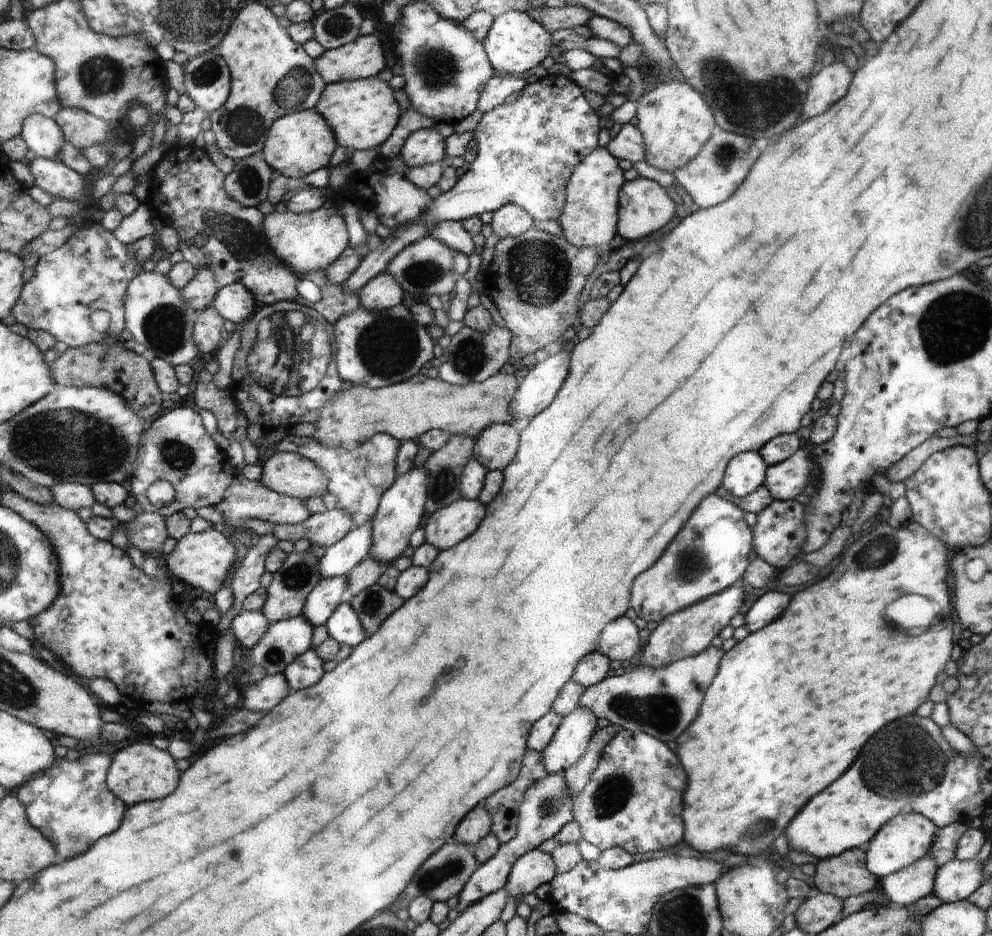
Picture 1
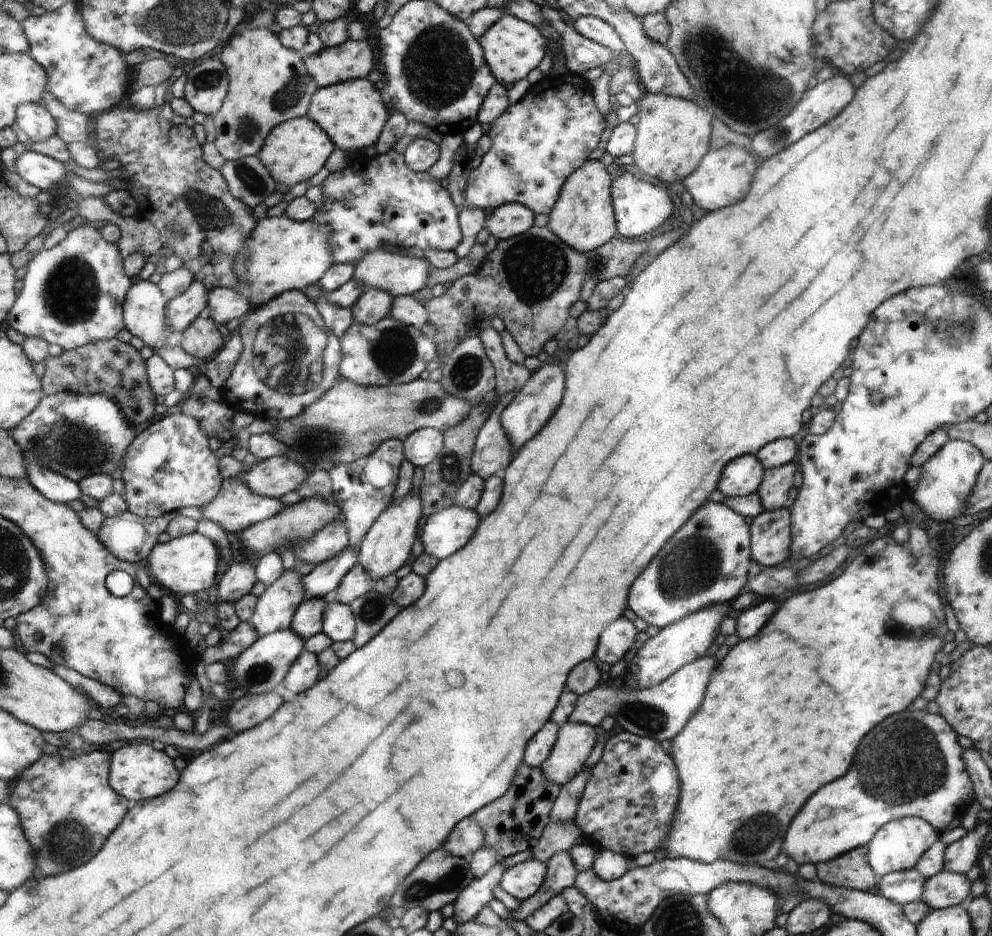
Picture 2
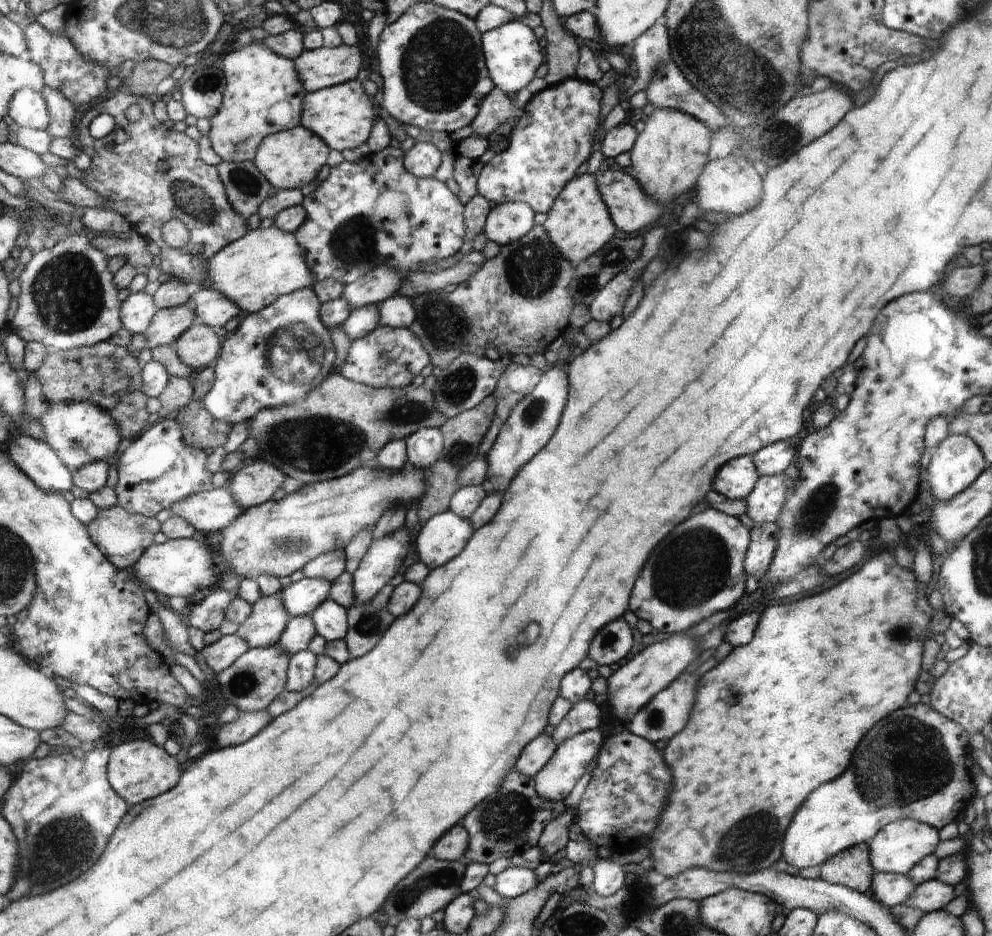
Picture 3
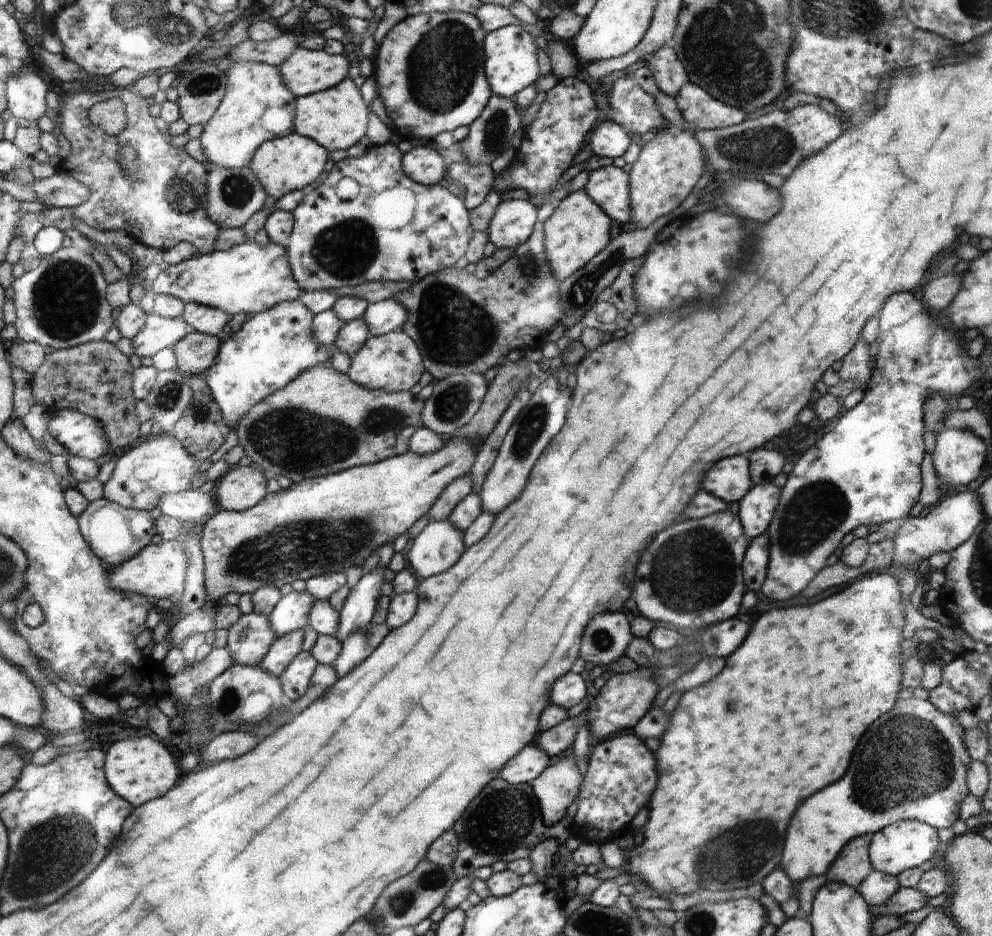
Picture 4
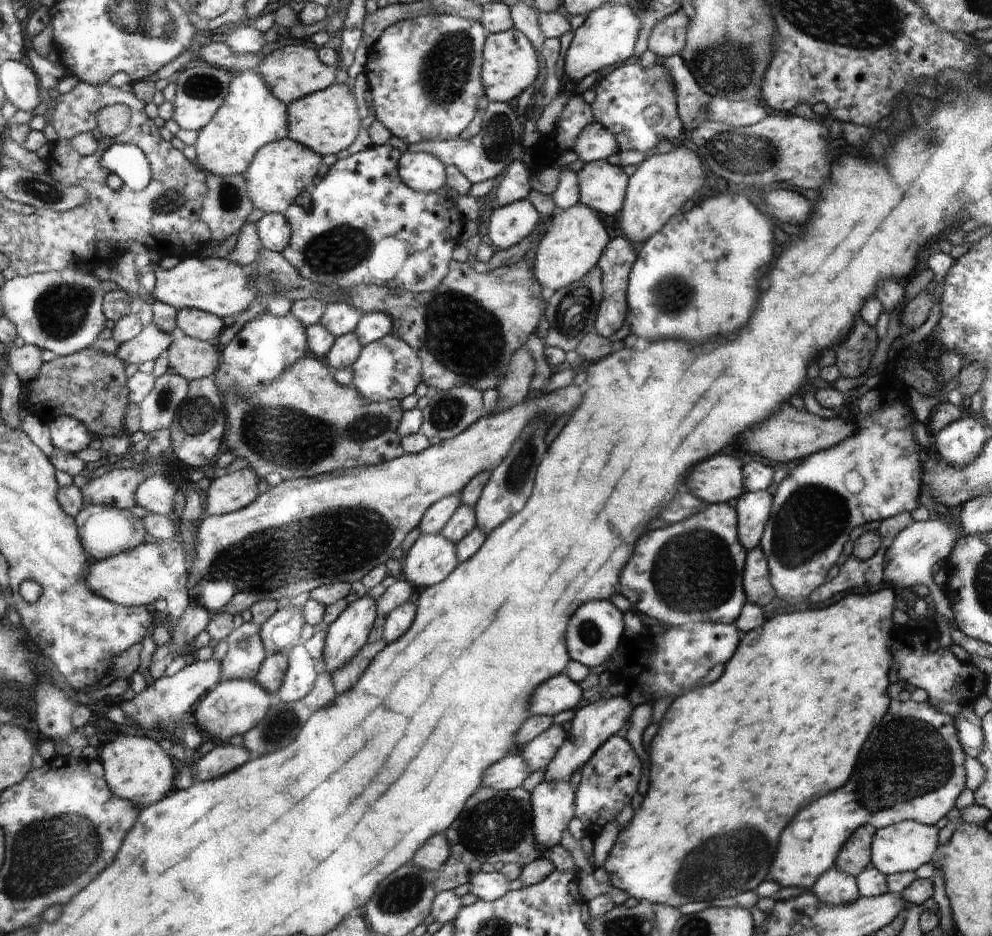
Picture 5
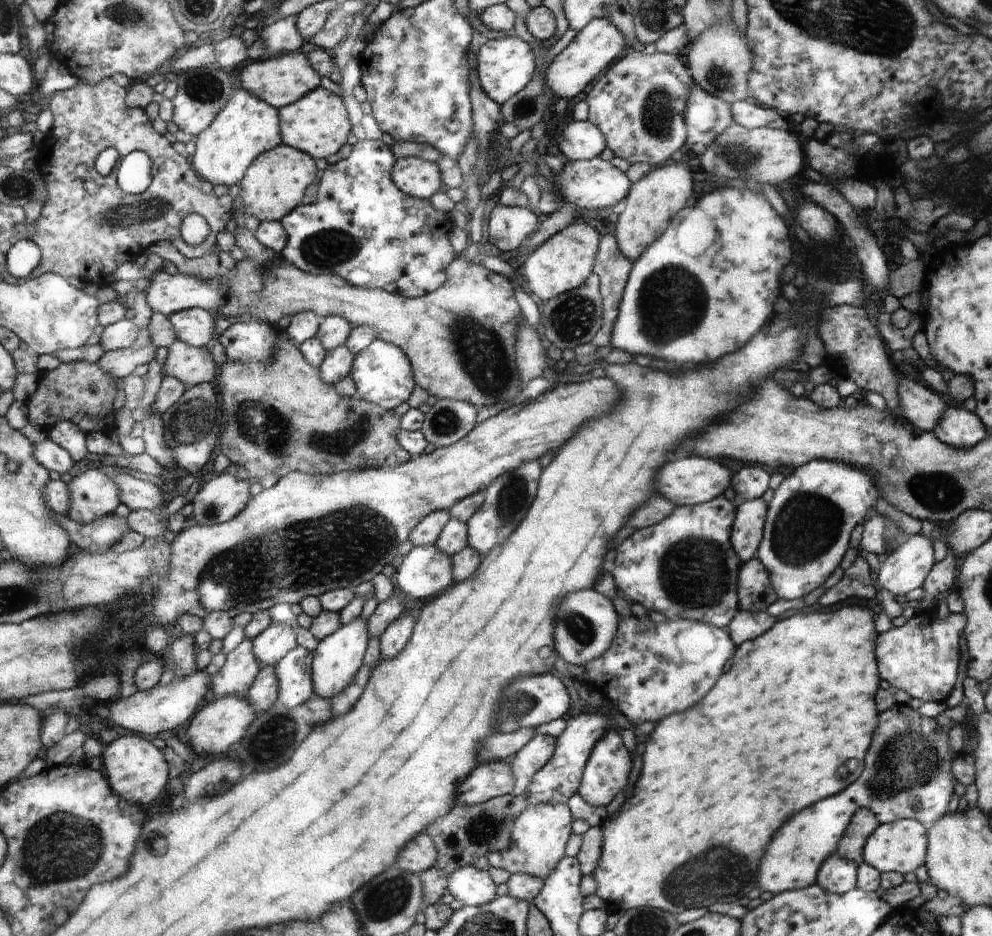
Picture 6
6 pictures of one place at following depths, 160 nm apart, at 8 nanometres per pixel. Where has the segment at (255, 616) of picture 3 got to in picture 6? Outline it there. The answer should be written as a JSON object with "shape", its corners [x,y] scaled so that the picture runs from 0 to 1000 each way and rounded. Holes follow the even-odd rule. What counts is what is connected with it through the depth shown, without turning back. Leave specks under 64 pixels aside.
{"shape":[[[247,682],[228,700],[225,713],[214,723],[212,747],[218,748],[231,743],[248,746],[263,713],[255,697],[255,685]]]}

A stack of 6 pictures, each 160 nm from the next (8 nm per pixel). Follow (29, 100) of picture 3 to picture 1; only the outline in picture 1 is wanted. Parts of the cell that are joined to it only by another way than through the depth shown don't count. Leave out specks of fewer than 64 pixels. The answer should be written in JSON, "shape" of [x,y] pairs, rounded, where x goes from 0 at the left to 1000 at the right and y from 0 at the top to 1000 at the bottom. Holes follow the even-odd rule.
{"shape":[[[44,122],[30,124],[30,127],[26,128],[22,145],[37,169],[50,169],[50,171],[60,172],[63,158],[69,152],[63,135],[55,126],[48,126]]]}

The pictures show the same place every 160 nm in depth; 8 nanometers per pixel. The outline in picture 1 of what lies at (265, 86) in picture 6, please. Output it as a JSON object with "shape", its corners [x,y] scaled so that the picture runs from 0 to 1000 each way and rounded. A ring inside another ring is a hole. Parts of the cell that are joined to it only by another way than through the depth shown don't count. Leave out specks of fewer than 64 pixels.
{"shape":[[[378,36],[363,37],[360,43],[339,52],[329,52],[320,63],[321,78],[329,91],[361,83],[375,84],[387,73],[387,58]]]}

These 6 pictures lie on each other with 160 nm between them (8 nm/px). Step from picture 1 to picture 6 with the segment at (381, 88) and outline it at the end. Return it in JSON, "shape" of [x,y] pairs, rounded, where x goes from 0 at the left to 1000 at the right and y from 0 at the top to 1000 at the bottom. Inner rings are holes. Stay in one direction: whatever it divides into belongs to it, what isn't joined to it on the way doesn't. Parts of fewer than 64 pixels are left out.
{"shape":[[[321,93],[305,103],[304,107],[300,106],[299,108],[300,111],[294,110],[281,118],[284,153],[310,163],[317,168],[317,171],[339,165],[349,154],[353,137],[355,137],[355,128],[347,105],[326,93]]]}

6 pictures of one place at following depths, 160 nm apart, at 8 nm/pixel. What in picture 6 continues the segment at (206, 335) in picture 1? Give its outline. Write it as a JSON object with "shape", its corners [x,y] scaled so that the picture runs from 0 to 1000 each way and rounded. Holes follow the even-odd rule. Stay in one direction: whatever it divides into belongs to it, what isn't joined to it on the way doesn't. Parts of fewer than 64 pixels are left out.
{"shape":[[[177,362],[169,372],[165,402],[178,404],[189,412],[214,408],[218,391],[207,371],[196,371]]]}

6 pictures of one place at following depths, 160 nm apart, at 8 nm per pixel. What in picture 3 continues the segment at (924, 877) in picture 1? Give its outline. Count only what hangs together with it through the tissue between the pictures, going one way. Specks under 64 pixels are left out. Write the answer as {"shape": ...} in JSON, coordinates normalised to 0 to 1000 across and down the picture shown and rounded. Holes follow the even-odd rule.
{"shape":[[[884,932],[879,940],[876,955],[899,971],[900,968],[911,966],[921,948],[922,944],[913,935]]]}

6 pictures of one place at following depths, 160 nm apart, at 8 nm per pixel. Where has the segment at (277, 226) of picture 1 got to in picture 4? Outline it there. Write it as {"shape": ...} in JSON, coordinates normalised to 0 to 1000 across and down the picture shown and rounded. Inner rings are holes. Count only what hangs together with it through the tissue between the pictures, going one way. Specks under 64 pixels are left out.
{"shape":[[[256,256],[236,262],[230,268],[214,268],[196,272],[162,290],[151,304],[158,315],[178,318],[185,325],[198,324],[224,330],[232,338],[247,333],[250,338],[302,318],[305,313],[295,287],[291,282],[290,269],[283,262],[271,260],[263,265]]]}

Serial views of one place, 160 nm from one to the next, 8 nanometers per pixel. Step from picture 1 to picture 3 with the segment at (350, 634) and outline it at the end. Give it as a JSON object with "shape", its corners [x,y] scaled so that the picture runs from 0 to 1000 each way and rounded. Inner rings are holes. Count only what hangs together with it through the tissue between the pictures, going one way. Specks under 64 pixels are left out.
{"shape":[[[332,639],[317,652],[315,662],[320,677],[329,685],[345,684],[351,677],[351,652]]]}

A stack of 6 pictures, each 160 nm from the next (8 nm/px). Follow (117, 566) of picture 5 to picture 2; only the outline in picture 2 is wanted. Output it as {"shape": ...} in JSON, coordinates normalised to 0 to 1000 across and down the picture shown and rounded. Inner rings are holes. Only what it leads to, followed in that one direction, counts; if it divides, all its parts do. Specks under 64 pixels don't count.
{"shape":[[[196,568],[172,576],[167,581],[157,581],[147,600],[149,600],[149,610],[147,611],[154,623],[182,638],[210,630],[218,622],[220,588],[210,574]]]}

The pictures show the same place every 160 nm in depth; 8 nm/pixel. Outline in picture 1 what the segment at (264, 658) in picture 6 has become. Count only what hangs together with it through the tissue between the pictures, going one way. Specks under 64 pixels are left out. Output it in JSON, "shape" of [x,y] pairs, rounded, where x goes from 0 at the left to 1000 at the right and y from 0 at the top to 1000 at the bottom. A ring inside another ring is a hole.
{"shape":[[[375,557],[367,558],[363,564],[355,564],[345,577],[329,587],[324,596],[324,614],[326,618],[352,614],[371,595],[375,583]]]}

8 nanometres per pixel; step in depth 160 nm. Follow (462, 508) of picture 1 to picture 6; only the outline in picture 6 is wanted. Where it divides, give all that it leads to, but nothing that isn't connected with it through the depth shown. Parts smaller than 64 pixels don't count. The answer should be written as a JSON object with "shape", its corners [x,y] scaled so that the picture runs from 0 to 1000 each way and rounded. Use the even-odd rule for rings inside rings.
{"shape":[[[438,582],[415,584],[406,593],[397,622],[412,640],[429,644],[459,622],[455,596]]]}

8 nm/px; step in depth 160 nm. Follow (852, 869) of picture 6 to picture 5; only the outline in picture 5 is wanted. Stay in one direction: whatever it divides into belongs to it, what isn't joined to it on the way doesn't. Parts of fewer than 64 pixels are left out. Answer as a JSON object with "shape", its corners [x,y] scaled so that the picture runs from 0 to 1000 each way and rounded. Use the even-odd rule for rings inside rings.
{"shape":[[[843,925],[829,935],[817,951],[829,966],[841,969],[861,966],[868,959],[864,938],[845,929]]]}

